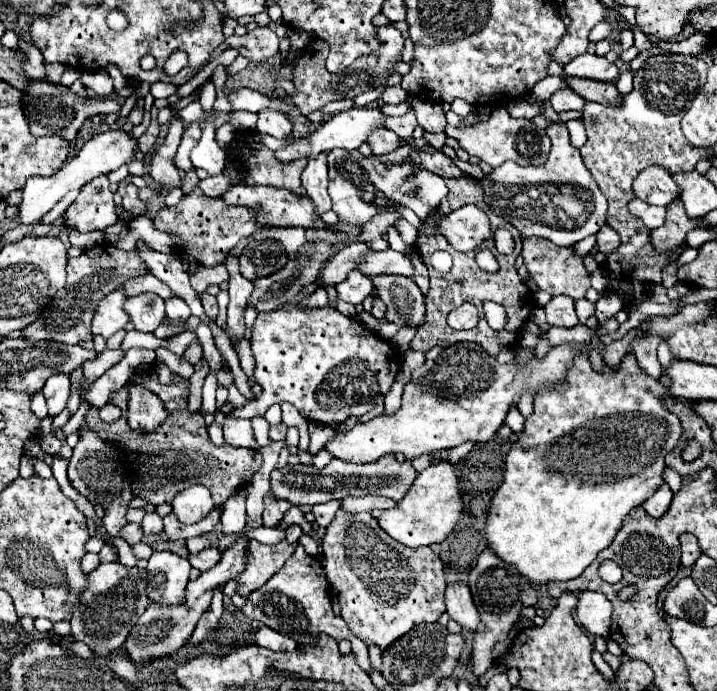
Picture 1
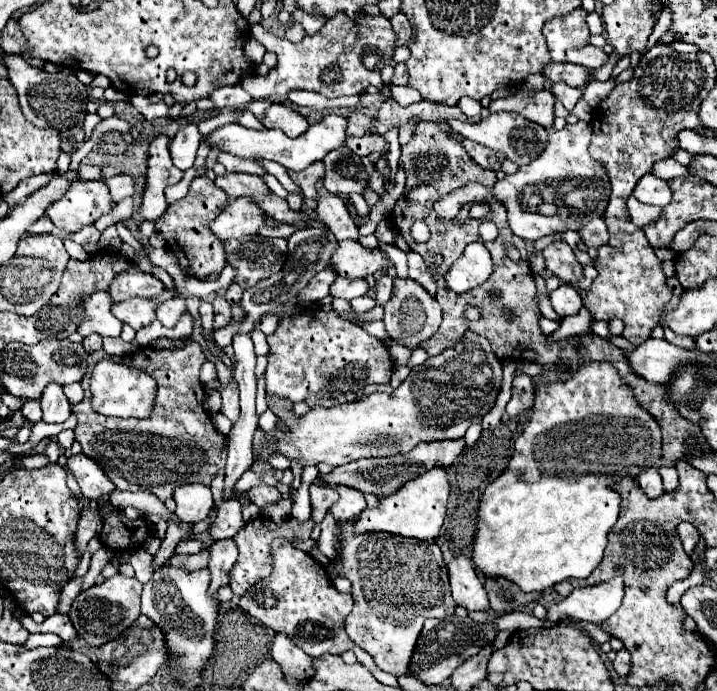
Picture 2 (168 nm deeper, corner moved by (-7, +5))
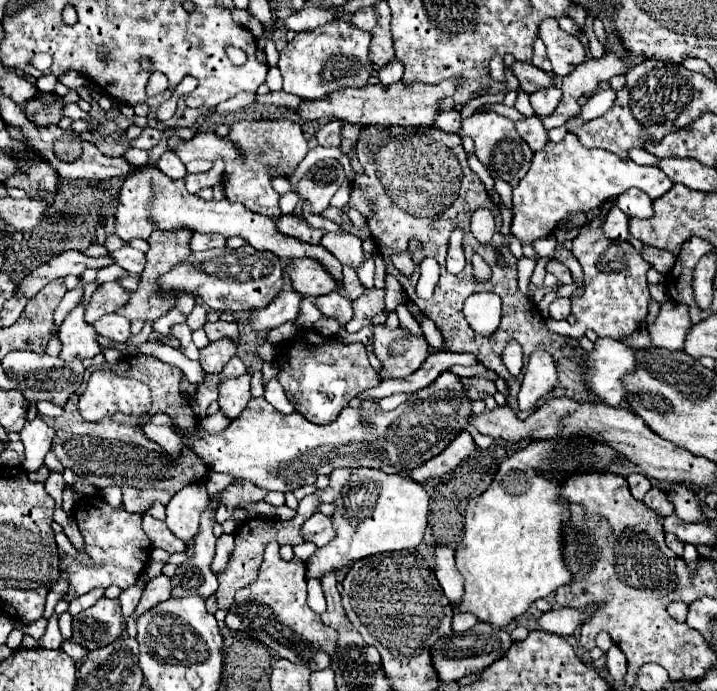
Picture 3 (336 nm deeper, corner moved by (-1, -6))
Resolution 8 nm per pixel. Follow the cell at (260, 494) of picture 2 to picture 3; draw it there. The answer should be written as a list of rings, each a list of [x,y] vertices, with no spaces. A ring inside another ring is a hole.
[[[234,480],[224,492],[222,492],[222,504],[228,508],[228,512],[240,508],[242,504],[250,504],[250,502],[260,502],[266,496],[266,492],[262,492],[262,488],[254,486],[248,480]]]

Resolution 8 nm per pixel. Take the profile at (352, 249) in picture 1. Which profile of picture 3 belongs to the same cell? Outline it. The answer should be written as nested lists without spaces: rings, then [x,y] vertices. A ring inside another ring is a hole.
[[[286,290],[282,292],[282,296],[278,296],[278,300],[274,300],[274,304],[270,304],[270,308],[252,310],[248,318],[248,326],[256,332],[268,332],[286,322],[294,322],[298,316],[300,300],[302,296],[298,296],[298,292]]]

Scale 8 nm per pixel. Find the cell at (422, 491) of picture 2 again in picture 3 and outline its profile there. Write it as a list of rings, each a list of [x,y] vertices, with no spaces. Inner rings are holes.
[[[354,468],[332,504],[336,506],[330,516],[336,536],[308,558],[308,578],[320,580],[328,572],[336,572],[374,554],[416,548],[424,538],[428,524],[428,494],[418,482],[400,474],[386,474],[376,468]]]

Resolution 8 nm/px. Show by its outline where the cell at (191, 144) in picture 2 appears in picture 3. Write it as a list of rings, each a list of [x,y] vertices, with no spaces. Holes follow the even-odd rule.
[[[164,152],[162,154],[162,158],[158,160],[158,164],[156,164],[156,168],[158,170],[162,170],[166,176],[170,176],[170,178],[184,178],[186,176],[186,168],[184,168],[184,164],[178,160],[178,156],[174,156],[174,152]]]

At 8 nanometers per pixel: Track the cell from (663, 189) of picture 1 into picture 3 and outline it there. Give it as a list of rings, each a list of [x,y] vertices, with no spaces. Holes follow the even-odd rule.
[[[630,188],[624,194],[614,198],[614,204],[628,216],[636,216],[636,218],[646,218],[652,212],[652,200],[648,198],[648,194],[644,194],[638,188]]]

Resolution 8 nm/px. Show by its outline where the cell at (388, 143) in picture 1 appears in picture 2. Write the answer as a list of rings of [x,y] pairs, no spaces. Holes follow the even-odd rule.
[[[352,113],[348,115],[348,135],[364,137],[370,133],[370,127],[374,125],[374,119],[364,113]]]

